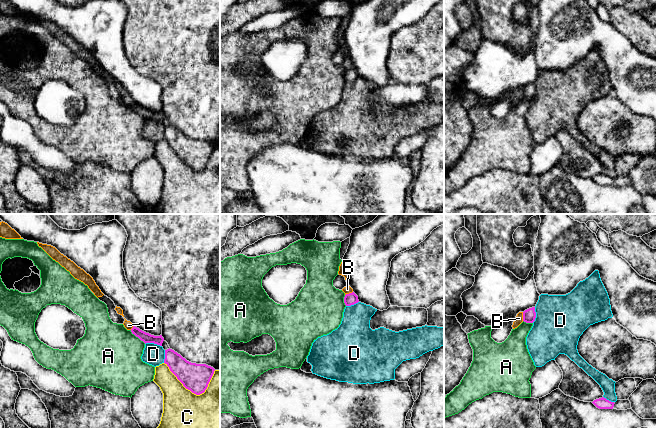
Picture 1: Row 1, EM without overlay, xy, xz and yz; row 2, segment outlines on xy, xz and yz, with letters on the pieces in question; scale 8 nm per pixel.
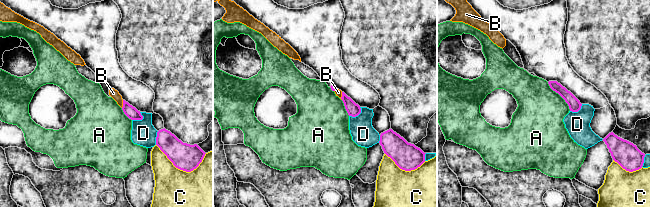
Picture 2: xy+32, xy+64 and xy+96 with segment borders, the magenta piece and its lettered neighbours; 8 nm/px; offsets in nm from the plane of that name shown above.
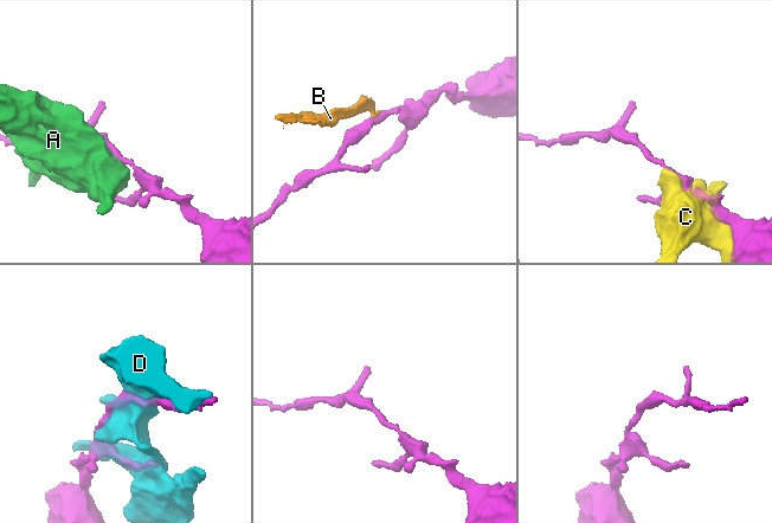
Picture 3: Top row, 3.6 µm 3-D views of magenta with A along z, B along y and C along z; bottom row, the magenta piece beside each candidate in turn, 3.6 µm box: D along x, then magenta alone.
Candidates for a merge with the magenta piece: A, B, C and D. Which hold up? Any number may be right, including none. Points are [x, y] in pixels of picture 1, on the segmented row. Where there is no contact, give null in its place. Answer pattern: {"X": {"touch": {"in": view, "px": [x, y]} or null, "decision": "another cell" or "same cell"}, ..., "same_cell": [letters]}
{"A": {"touch": {"in": "xy", "px": [138, 337]}, "decision": "another cell"}, "B": {"touch": {"in": "yz", "px": [523, 316]}, "decision": "another cell"}, "C": {"touch": {"in": "xy", "px": [193, 392]}, "decision": "another cell"}, "D": {"touch": {"in": "xy", "px": [153, 342]}, "decision": "another cell"}, "same_cell": []}

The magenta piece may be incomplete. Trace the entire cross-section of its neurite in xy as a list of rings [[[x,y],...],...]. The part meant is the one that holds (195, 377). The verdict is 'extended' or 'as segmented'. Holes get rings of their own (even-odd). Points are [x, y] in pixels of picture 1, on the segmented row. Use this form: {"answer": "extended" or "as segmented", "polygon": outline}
{"answer": "as segmented", "polygon": [[[172,349],[165,350],[164,363],[183,386],[196,395],[205,392],[215,369],[206,364],[187,361]]]}

